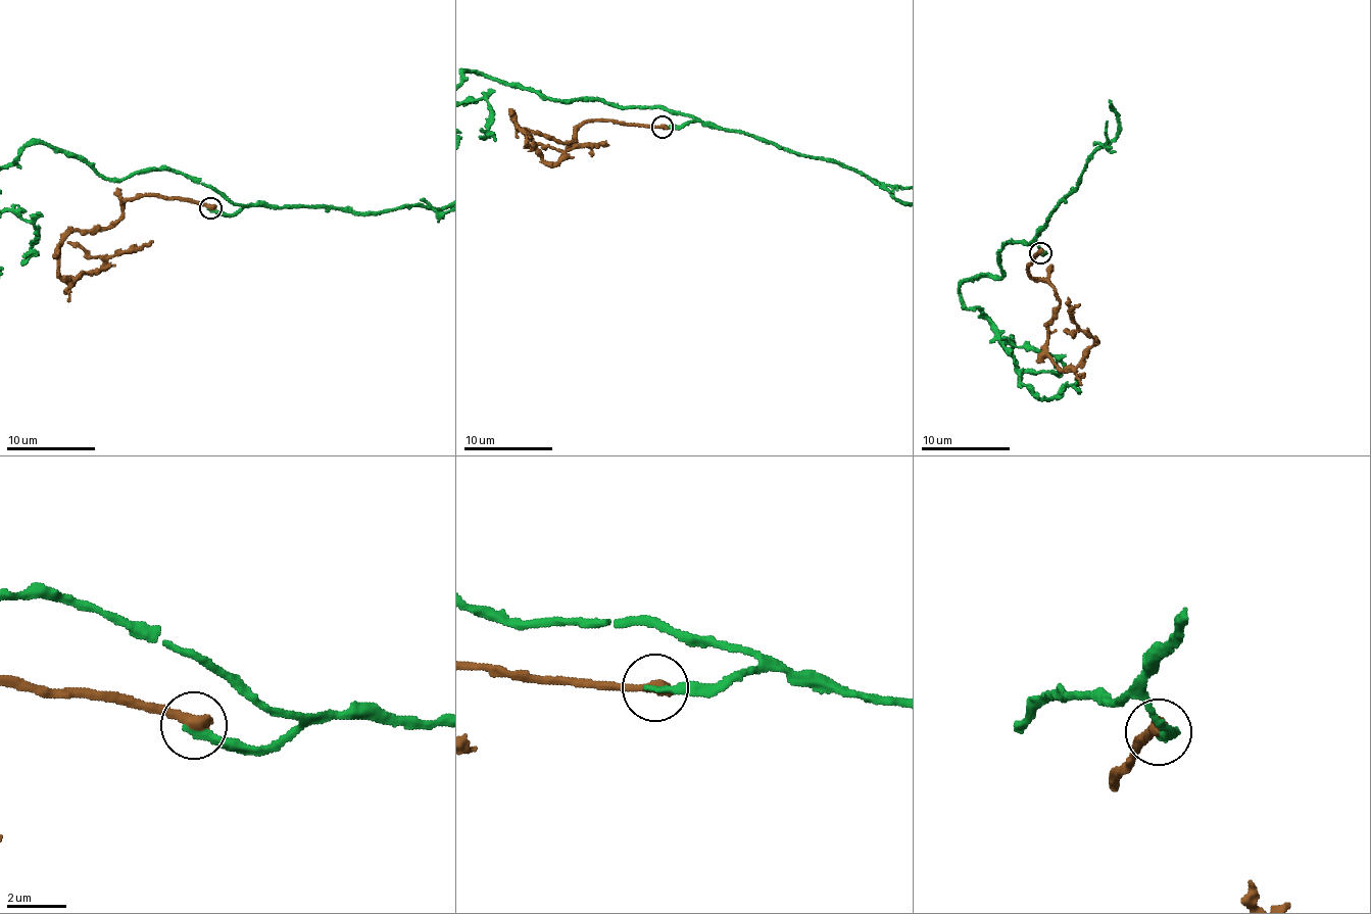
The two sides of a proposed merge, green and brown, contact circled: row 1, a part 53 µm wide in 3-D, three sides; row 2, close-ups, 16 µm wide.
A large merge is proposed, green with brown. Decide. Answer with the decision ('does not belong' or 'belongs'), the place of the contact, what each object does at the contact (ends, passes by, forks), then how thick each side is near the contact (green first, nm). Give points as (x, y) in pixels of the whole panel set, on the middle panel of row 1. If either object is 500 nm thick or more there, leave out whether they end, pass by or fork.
does not belong; at (663, 127); green ends there; brown ends there; 260 nm thick on the green side, 420 nm on the other

